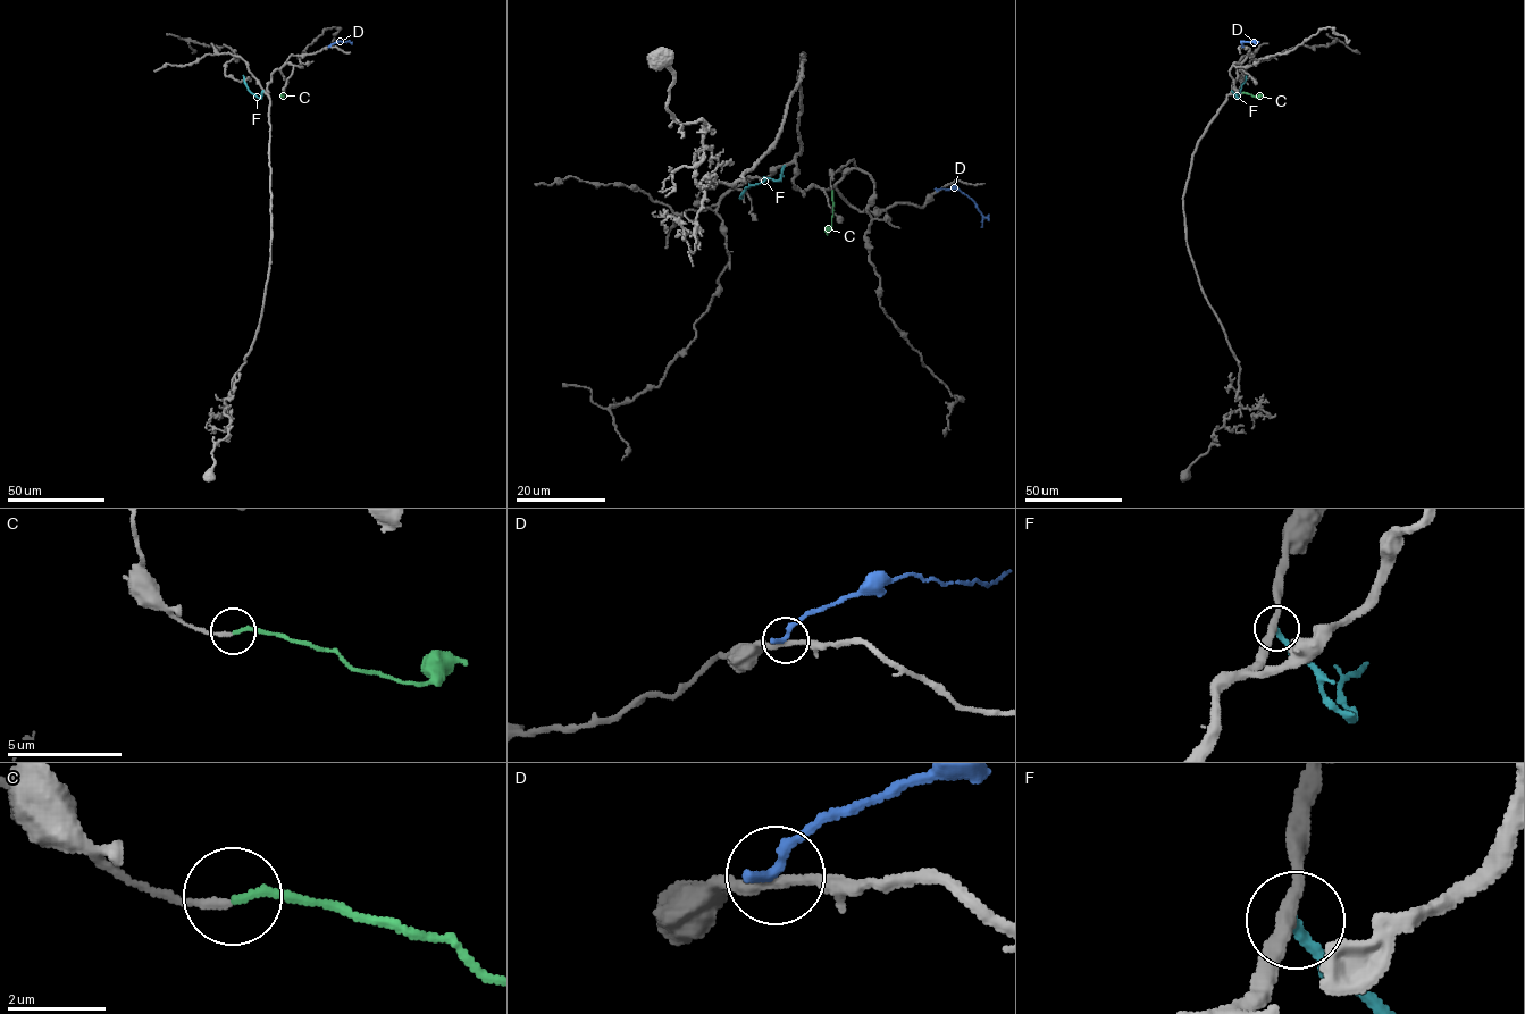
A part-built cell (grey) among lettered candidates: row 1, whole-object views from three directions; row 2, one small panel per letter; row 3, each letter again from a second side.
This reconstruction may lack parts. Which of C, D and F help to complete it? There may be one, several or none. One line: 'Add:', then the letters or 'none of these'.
Add: C

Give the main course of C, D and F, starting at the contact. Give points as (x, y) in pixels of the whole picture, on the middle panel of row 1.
C: (831, 190), (831, 228), (827, 235)
D: (938, 190), (957, 189), (966, 194), (982, 216), (981, 227)
F: (785, 166), (778, 179), (765, 178), (746, 186), (739, 198)

